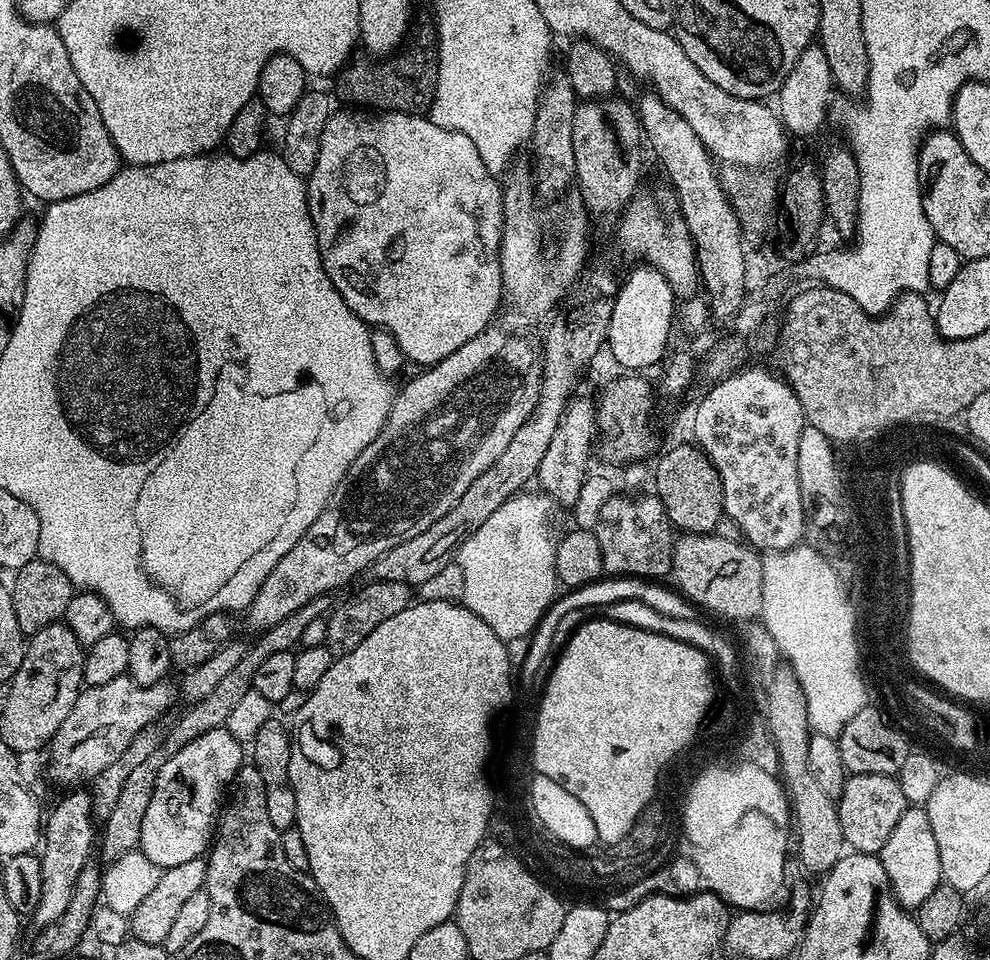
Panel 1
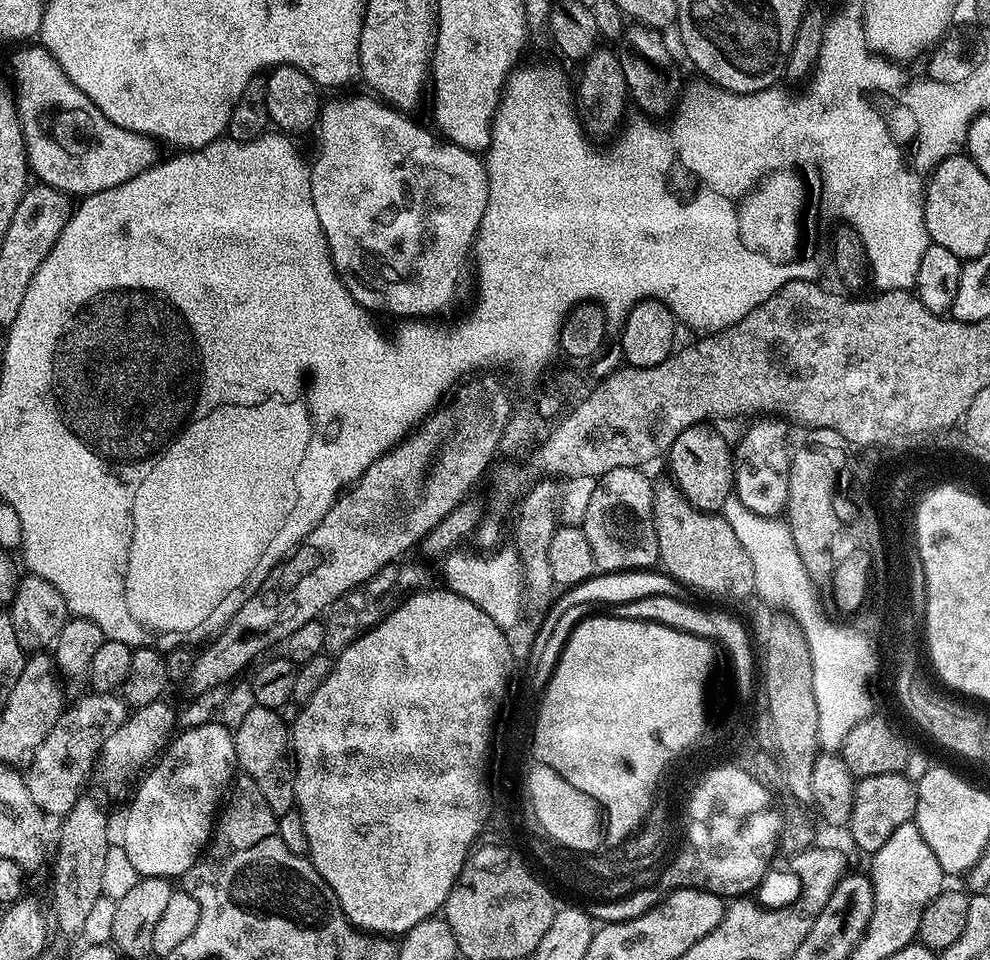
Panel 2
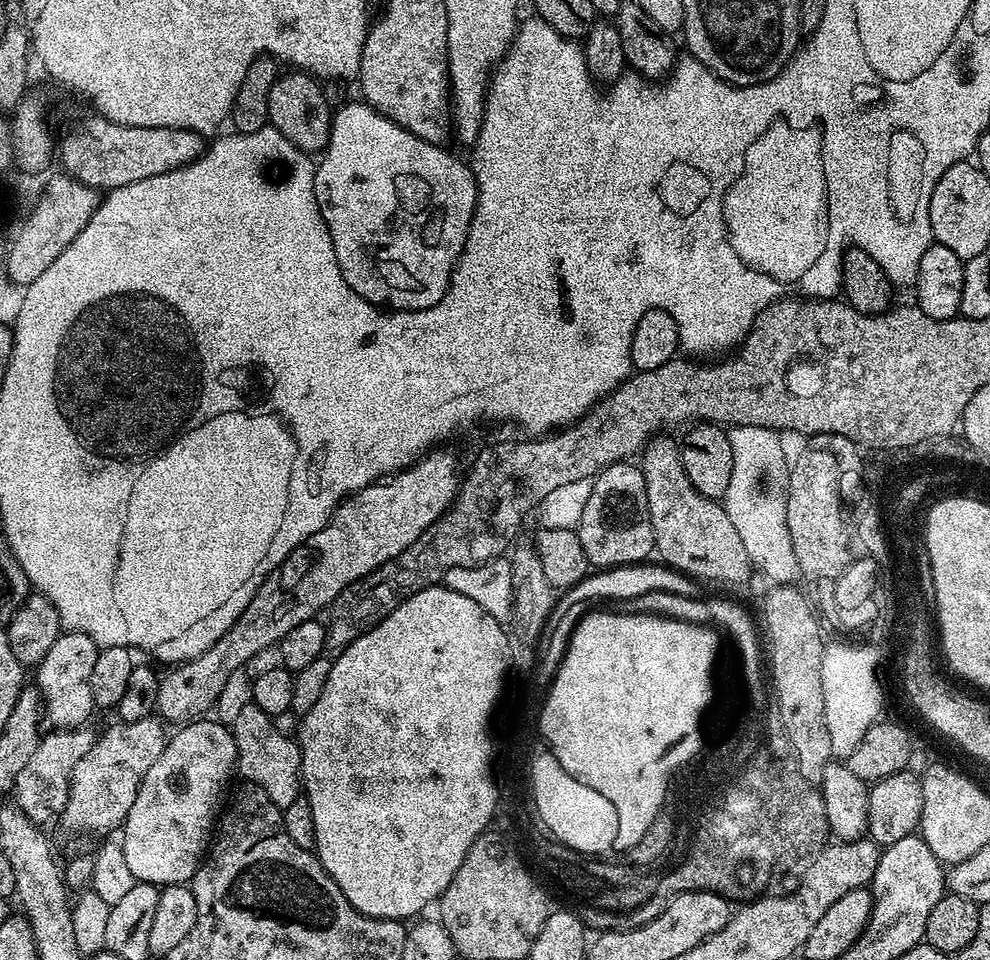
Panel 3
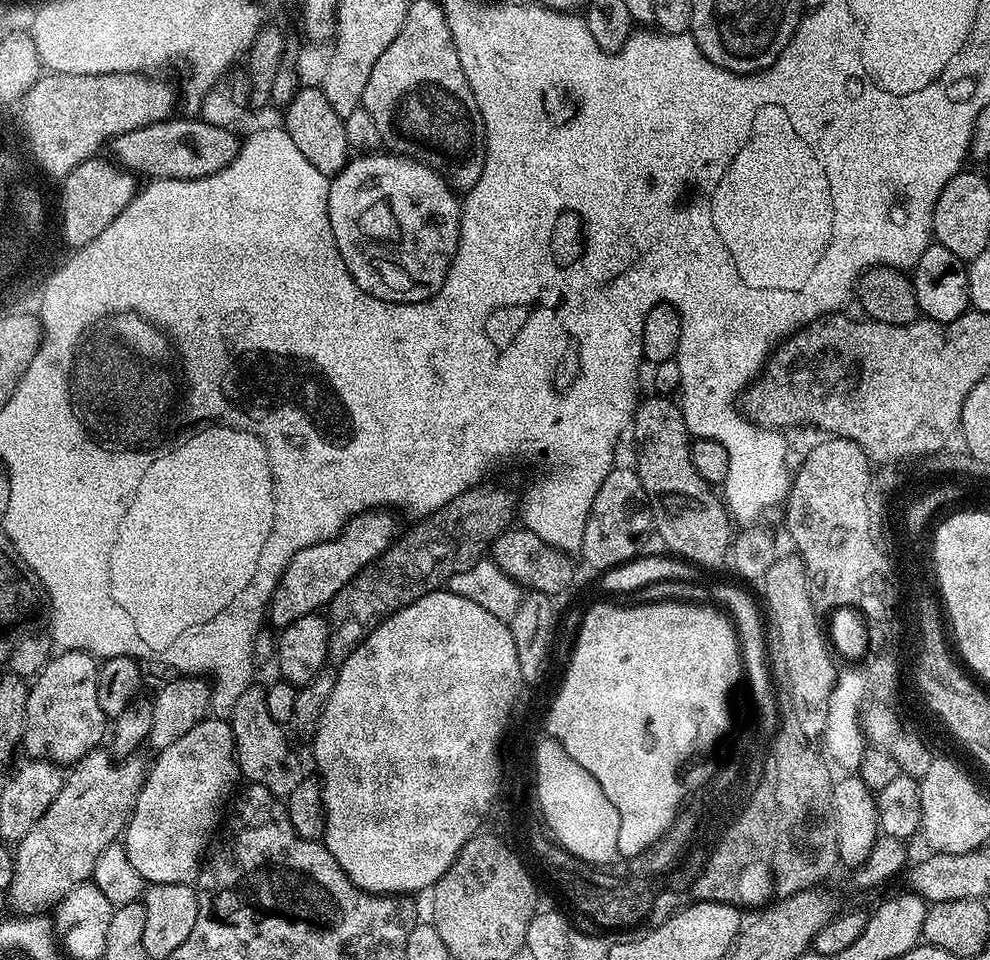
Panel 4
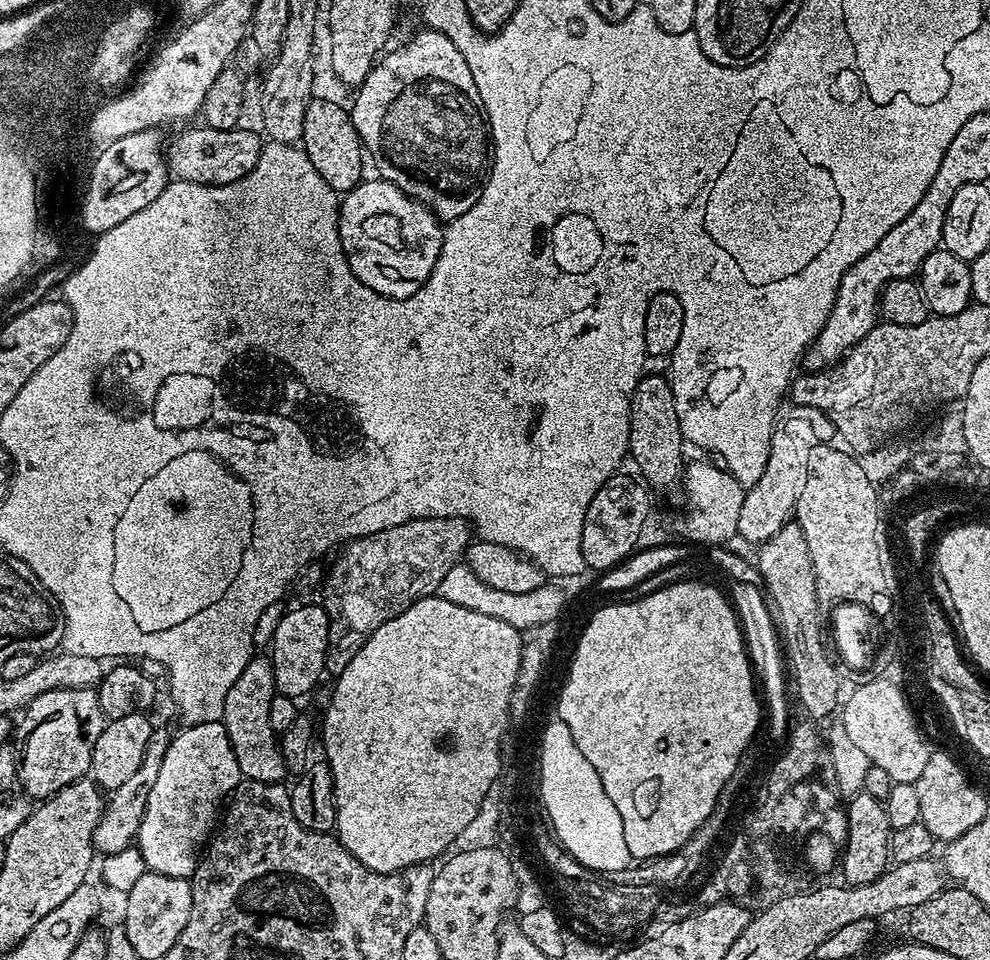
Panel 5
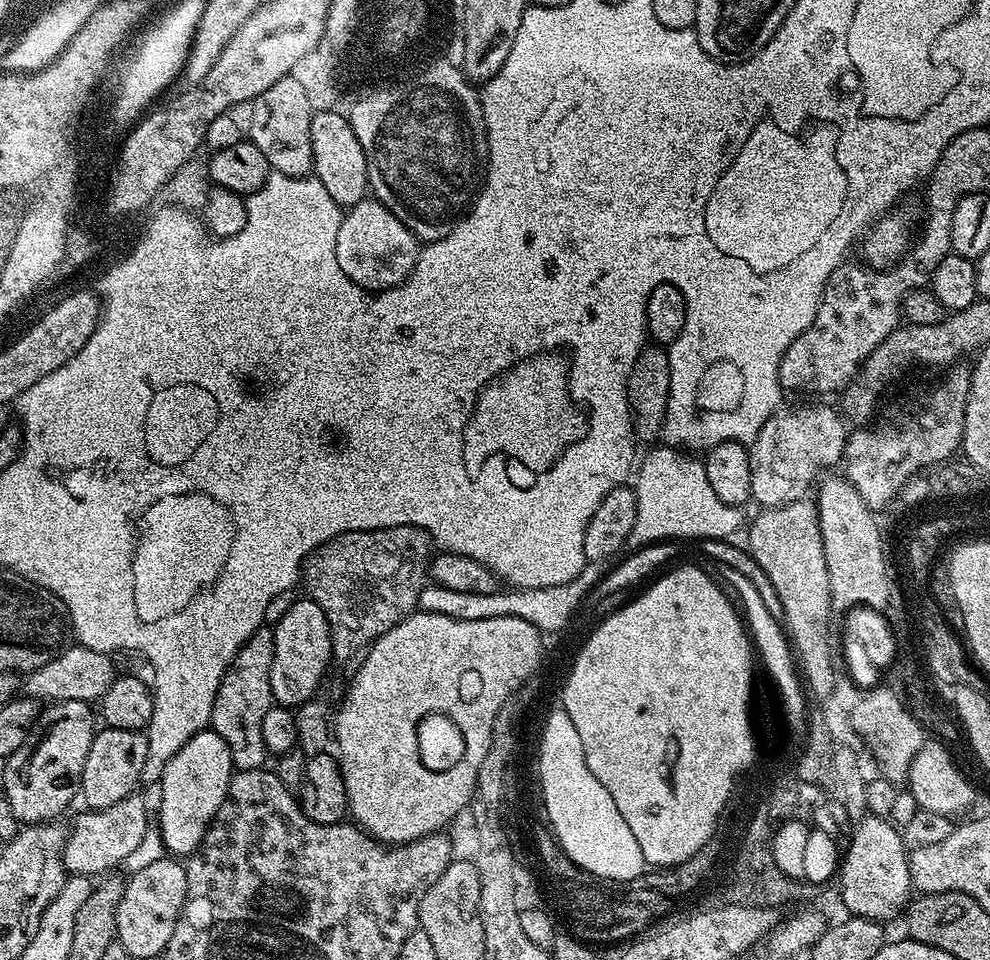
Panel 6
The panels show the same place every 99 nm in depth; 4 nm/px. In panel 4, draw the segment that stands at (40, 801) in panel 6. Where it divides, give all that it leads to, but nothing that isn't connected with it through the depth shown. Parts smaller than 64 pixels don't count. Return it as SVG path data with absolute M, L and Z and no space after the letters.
M61 651L59 654L53 655L51 660L45 665L34 679L31 681L28 697L26 698L26 718L24 719L24 742L22 745L23 751L28 751L29 757L38 760L49 760L53 764L59 766L72 766L76 761L82 759L88 752L97 751L101 747L100 739L105 739L106 736L106 718L102 714L102 706L98 706L98 686L96 685L96 674L98 671L97 657L91 656L88 652L69 652Z

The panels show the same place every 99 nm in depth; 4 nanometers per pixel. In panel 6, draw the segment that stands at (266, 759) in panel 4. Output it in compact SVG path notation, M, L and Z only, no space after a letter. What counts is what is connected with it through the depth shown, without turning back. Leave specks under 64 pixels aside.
M261 626L254 634L250 634L248 641L230 662L214 698L210 728L217 732L229 747L232 767L236 772L263 769L264 759L269 759L270 756L262 740L262 722L266 712L274 707L270 690L270 670L274 662L272 634L273 629L268 626Z

